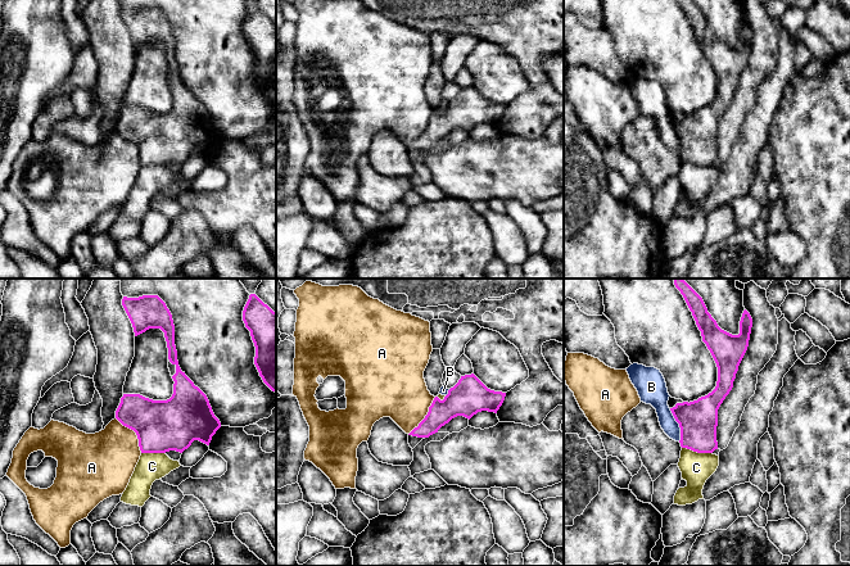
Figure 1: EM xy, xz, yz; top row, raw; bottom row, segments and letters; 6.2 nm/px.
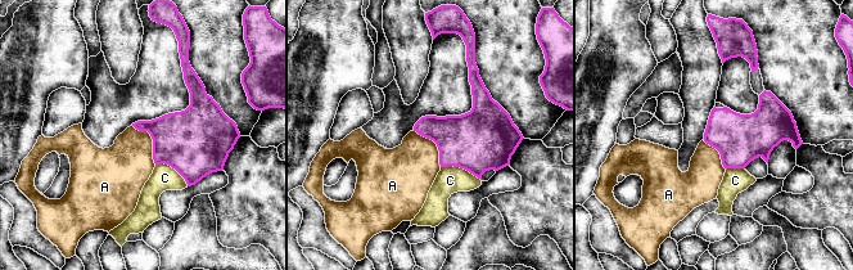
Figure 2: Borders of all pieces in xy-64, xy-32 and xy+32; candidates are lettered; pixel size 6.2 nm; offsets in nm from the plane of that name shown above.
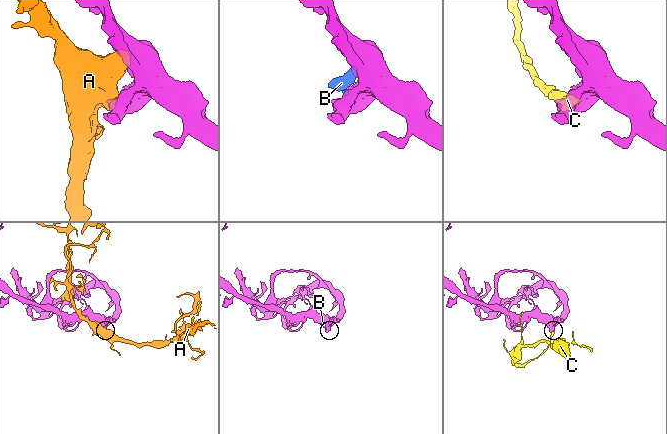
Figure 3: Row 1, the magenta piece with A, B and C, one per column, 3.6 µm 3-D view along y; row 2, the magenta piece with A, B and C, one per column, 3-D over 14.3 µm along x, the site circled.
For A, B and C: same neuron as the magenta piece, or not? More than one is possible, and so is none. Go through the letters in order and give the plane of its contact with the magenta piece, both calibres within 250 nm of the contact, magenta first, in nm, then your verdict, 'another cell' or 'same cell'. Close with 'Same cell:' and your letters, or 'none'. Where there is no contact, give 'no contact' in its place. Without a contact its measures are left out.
A: meets magenta in xy; 320 nm thick on the magenta side, 360 nm on the other; another cell
B: meets magenta in yz; 240 nm thick on the magenta side, 150 nm on the other; another cell
C: meets magenta in yz; 240 nm thick on the magenta side, 190 nm on the other; another cell
Same cell: none

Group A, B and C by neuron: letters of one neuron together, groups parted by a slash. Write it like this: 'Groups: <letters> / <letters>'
Groups: A / B C

